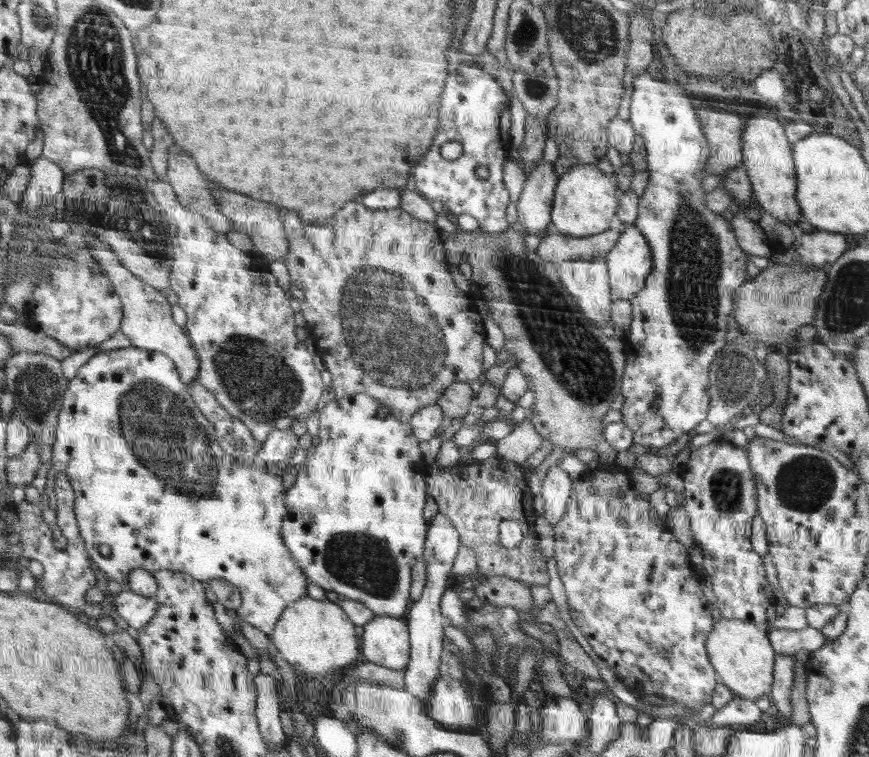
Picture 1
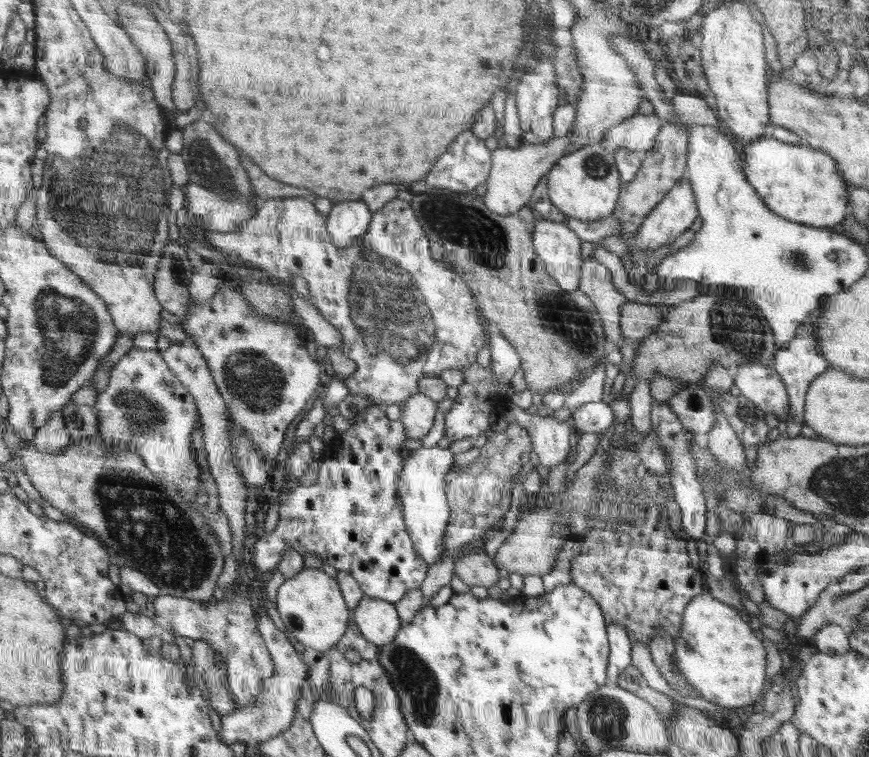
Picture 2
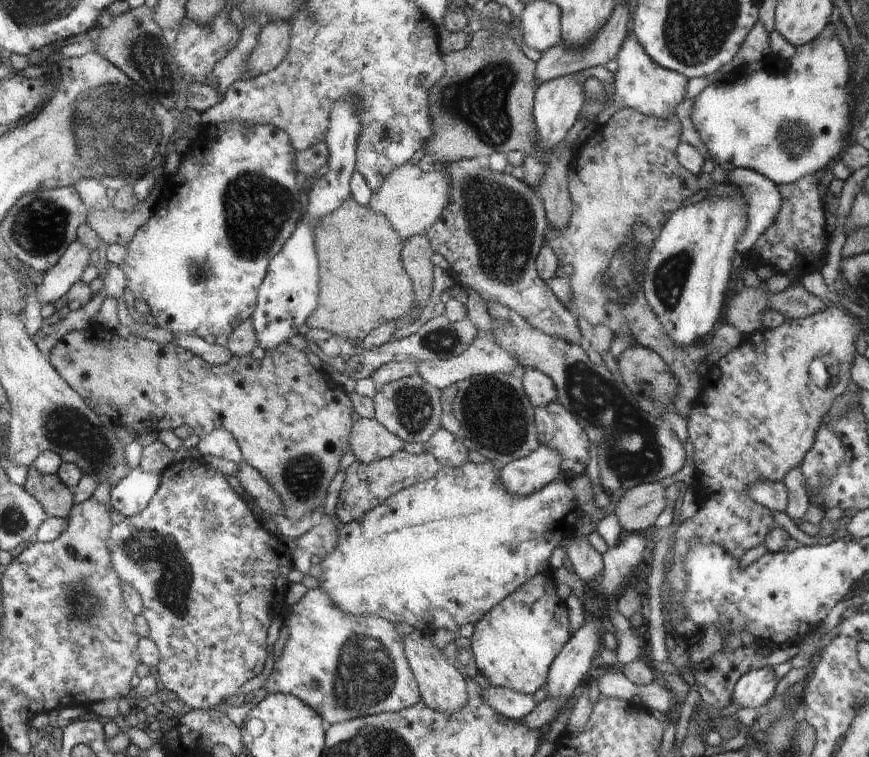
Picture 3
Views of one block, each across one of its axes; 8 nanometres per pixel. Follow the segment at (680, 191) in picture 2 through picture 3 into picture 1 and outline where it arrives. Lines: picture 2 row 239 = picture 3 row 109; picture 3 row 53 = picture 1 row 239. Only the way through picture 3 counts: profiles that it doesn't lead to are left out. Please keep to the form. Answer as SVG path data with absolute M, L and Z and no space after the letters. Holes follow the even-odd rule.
M635 225L620 234L606 260L613 299L633 300L653 272L653 250Z

